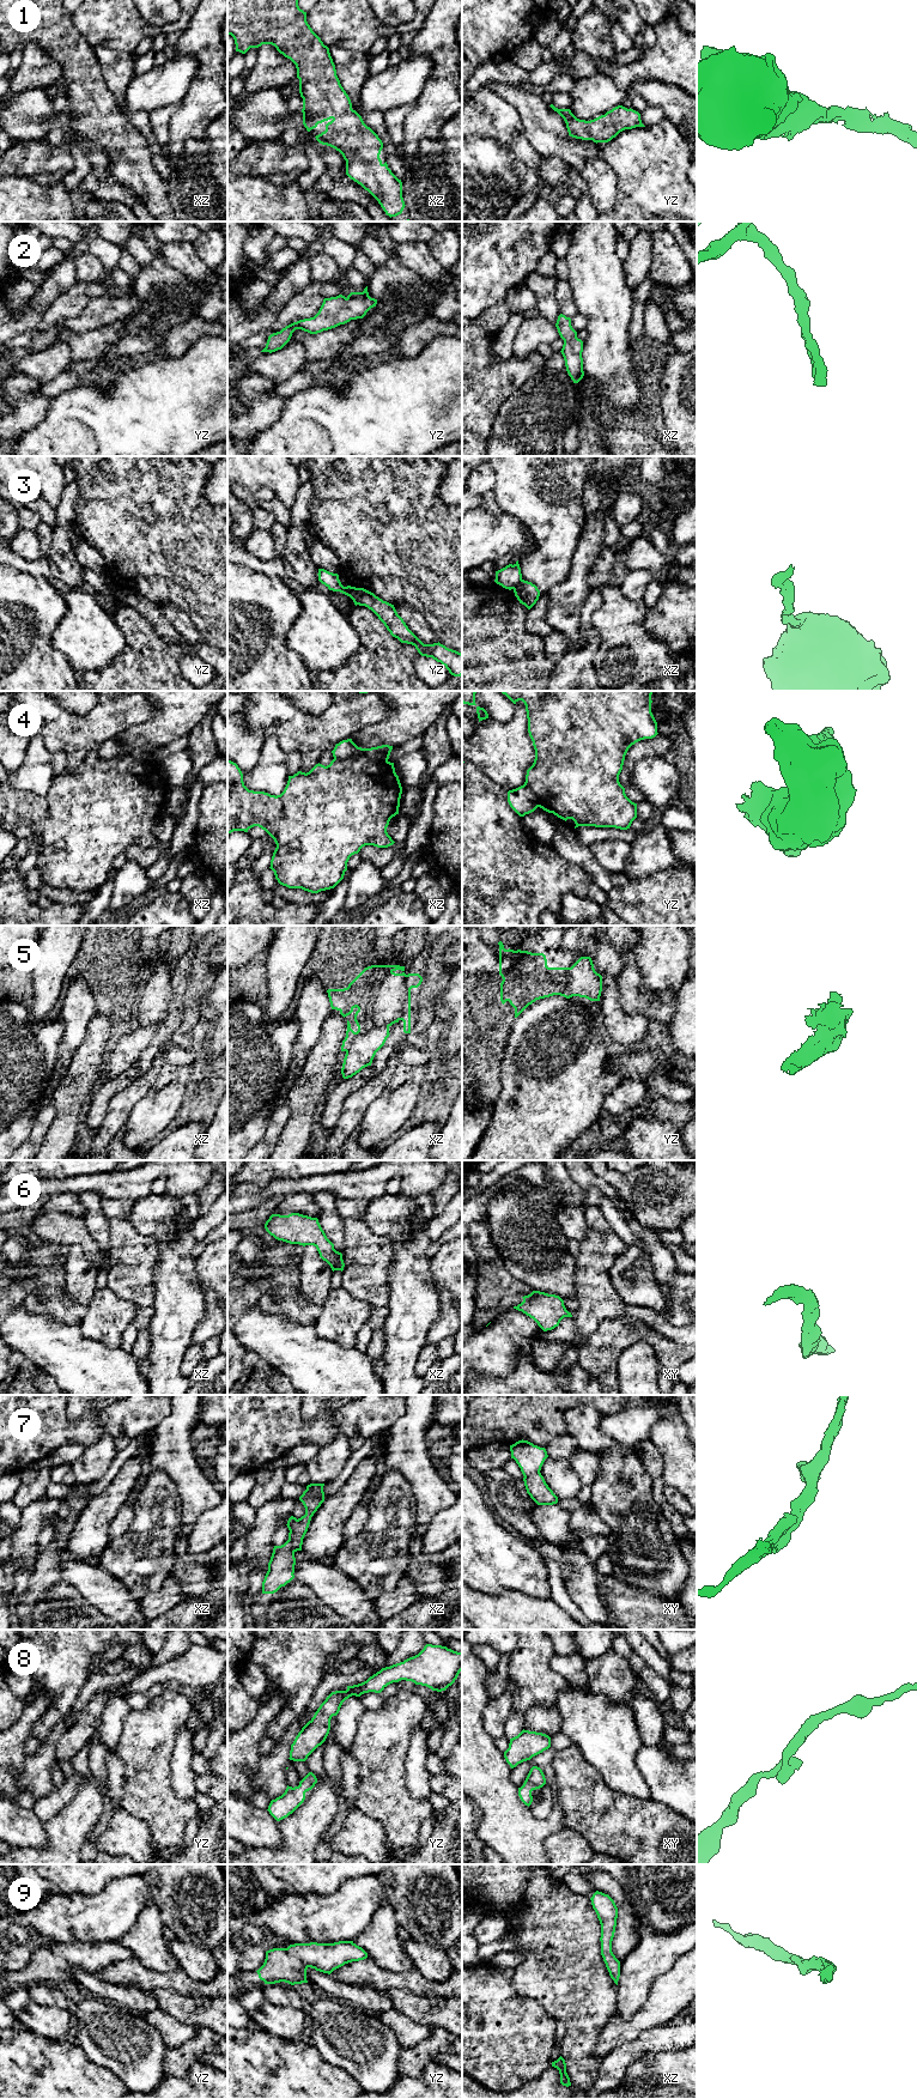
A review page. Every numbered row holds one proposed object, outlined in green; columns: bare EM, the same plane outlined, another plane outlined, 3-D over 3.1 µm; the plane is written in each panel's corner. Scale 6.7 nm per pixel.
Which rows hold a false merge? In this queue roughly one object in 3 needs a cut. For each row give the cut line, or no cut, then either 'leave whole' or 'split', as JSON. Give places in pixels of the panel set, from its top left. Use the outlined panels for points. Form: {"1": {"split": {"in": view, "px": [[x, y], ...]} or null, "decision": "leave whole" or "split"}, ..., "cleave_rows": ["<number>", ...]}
{"1": {"split": null, "decision": "leave whole"}, "2": {"split": null, "decision": "leave whole"}, "3": {"split": {"in": "yz", "px": [[351, 587], [352, 598]]}, "decision": "split"}, "4": {"split": {"in": "xz", "px": [[334, 758], [371, 757], [387, 760]]}, "decision": "split"}, "5": {"split": {"in": "xz", "px": [[388, 1025], [374, 1027], [359, 1035], [345, 1050]]}, "decision": "split"}, "6": {"split": null, "decision": "leave whole"}, "7": {"split": {"in": "xy", "px": [[539, 1472], [534, 1472], [524, 1478]]}, "decision": "split"}, "8": {"split": null, "decision": "leave whole"}, "9": {"split": null, "decision": "leave whole"}, "cleave_rows": ["3", "4", "5", "7"]}

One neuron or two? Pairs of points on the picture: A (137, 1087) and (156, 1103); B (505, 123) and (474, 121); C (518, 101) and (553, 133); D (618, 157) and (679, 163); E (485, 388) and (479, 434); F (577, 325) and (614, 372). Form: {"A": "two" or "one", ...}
{"A": "two", "B": "one", "C": "one", "D": "one", "E": "one", "F": "two"}

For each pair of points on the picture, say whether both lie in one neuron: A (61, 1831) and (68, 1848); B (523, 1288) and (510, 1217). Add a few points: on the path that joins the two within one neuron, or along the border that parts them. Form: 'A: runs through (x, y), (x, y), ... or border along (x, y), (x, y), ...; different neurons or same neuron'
A: runs through (65, 1834), (65, 1844); same neuron
B: border along (510, 1273), (533, 1290); different neurons

